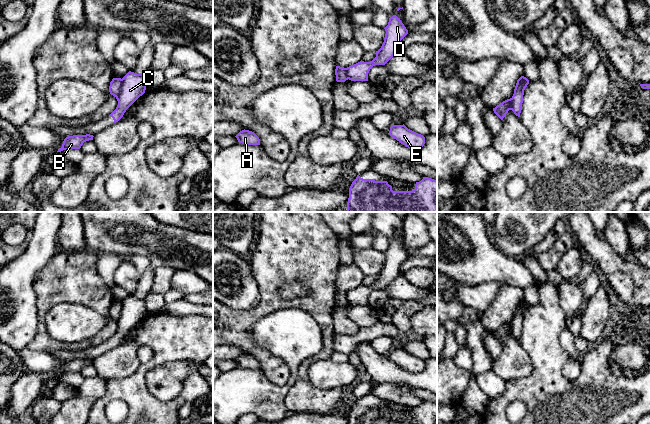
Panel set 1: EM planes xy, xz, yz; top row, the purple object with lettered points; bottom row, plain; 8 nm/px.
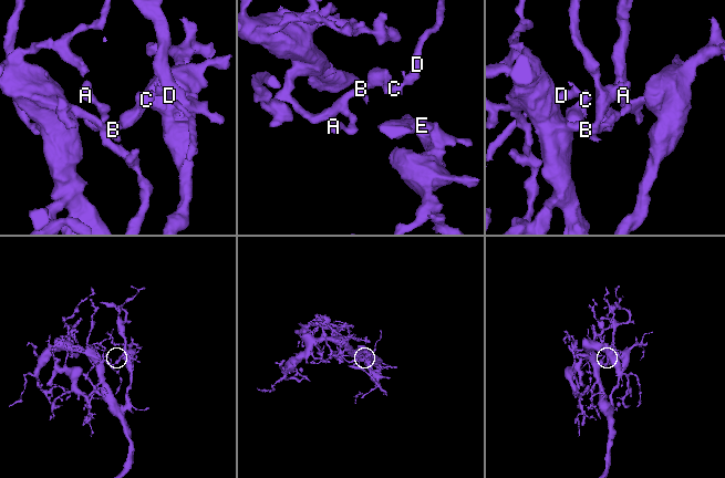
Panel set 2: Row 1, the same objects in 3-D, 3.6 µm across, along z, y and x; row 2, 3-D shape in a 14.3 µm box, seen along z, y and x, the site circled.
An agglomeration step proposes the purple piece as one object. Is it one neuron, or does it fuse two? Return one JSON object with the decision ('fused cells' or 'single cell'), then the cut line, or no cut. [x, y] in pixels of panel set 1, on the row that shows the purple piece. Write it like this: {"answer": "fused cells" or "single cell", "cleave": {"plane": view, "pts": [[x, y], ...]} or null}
{"answer": "fused cells", "cleave": {"plane": "xy", "pts": [[122, 79], [122, 88], [116, 97]]}}

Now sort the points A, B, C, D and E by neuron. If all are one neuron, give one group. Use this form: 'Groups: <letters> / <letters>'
Groups: A B E / C D

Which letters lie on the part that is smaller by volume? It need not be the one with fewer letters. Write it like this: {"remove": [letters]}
{"remove": ["C", "D"]}

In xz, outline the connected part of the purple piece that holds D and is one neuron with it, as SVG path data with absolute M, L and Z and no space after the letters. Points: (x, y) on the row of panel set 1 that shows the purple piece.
M393 15L389 18L384 42L376 51L376 57L370 62L360 61L346 68L346 75L351 81L368 81L368 73L375 65L385 65L398 51L400 42L408 34L408 30L401 20Z

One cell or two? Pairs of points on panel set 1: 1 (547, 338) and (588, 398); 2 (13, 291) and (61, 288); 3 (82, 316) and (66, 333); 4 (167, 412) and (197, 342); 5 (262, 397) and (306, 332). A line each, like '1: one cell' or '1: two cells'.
1: one cell
2: two cells
3: one cell
4: one cell
5: one cell

